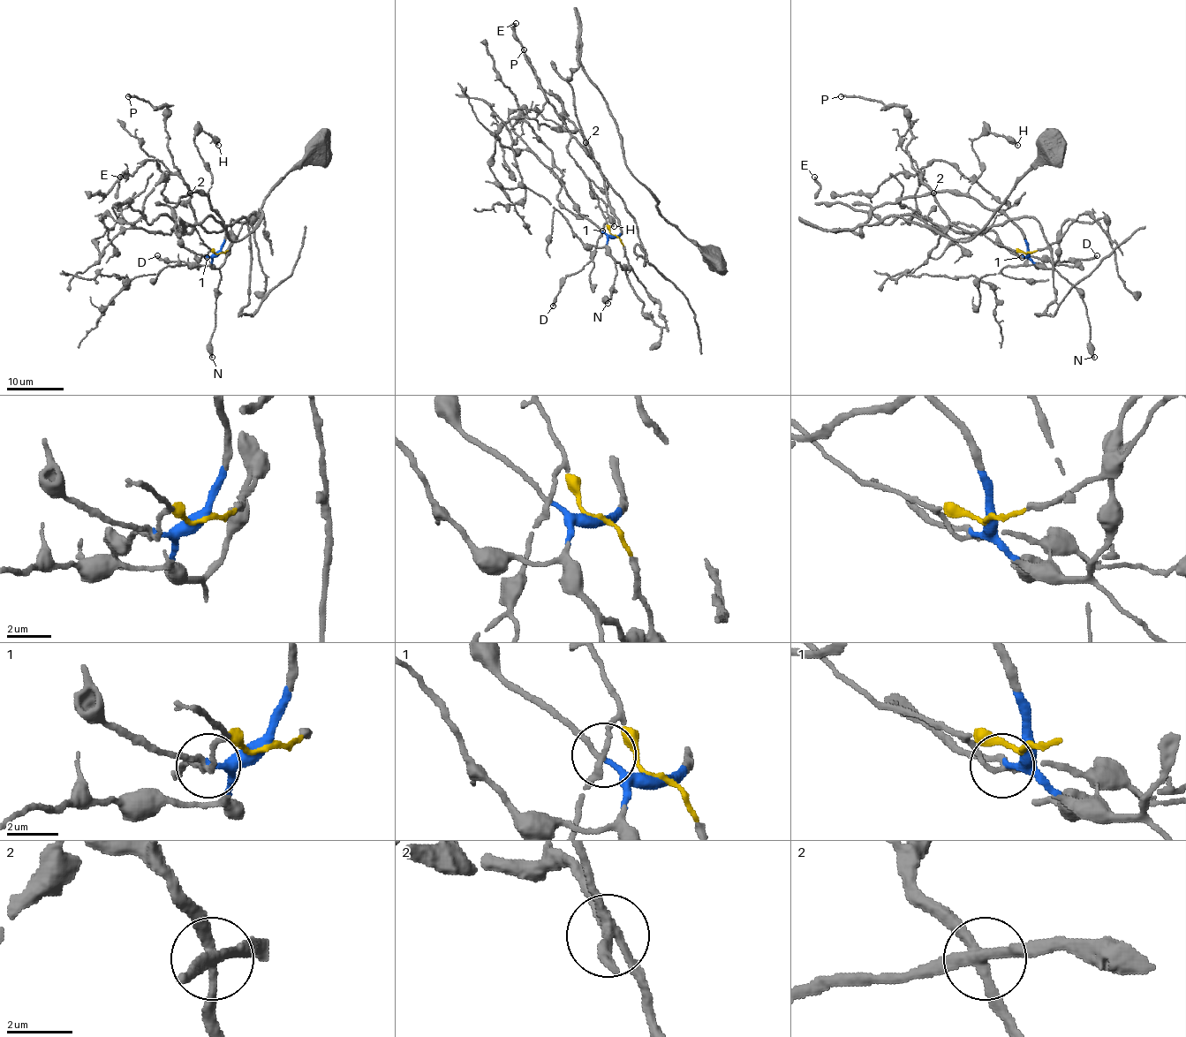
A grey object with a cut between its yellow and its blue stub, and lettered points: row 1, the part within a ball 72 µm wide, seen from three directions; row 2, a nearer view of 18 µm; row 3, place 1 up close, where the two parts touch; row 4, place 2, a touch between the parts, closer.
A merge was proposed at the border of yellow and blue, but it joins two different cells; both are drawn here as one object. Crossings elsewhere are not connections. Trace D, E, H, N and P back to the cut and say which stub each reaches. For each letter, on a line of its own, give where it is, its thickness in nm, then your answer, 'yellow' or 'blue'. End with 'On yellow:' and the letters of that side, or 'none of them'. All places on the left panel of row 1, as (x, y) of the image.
D: at (157, 255); 320 nm thick; yellow
E: at (120, 177); 360 nm thick; yellow
H: at (218, 145); 240 nm thick; blue
N: at (212, 357); 360 nm thick; blue
P: at (128, 96); 240 nm thick; yellow
On yellow: D, E, P

